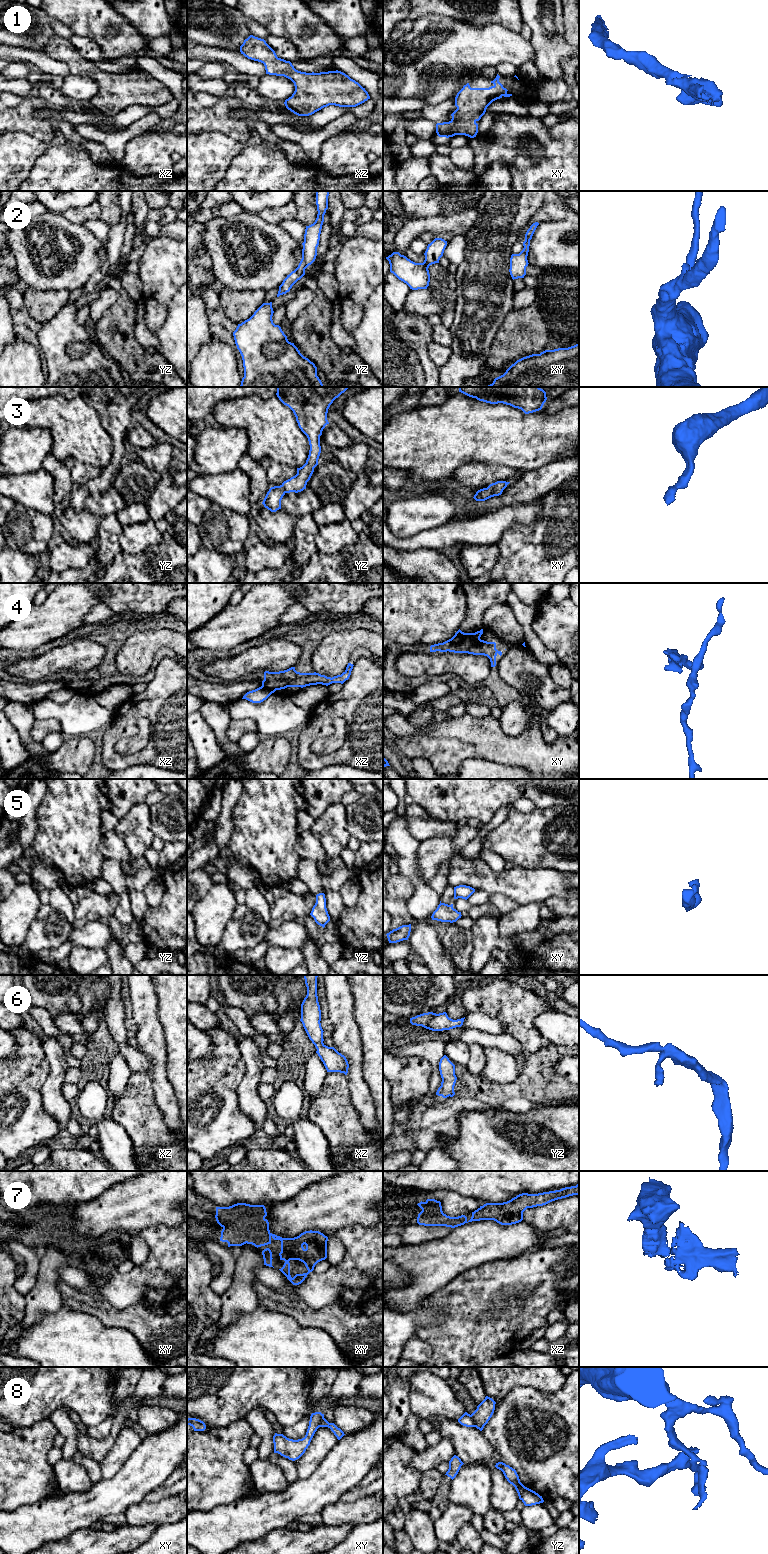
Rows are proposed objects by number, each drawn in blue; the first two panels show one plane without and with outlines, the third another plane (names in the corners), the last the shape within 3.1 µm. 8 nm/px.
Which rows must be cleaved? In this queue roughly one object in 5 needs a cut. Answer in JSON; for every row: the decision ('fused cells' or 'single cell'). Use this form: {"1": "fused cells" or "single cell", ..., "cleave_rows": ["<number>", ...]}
{"1": "single cell", "2": "single cell", "3": "single cell", "4": "fused cells", "5": "single cell", "6": "single cell", "7": "single cell", "8": "fused cells", "cleave_rows": ["4", "8"]}

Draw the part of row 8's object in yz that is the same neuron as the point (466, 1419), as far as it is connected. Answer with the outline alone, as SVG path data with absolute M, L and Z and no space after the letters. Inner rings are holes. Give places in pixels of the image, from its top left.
M465 1412L459 1419L458 1422L466 1427L474 1427L474 1420L470 1414Z

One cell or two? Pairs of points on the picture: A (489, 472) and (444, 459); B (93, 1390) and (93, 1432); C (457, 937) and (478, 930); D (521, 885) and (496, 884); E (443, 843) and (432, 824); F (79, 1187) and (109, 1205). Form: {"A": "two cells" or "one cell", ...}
{"A": "two cells", "B": "two cells", "C": "two cells", "D": "one cell", "E": "two cells", "F": "two cells"}

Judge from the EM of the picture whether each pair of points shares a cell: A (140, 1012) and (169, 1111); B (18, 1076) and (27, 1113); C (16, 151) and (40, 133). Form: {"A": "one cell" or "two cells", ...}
{"A": "one cell", "B": "one cell", "C": "two cells"}

